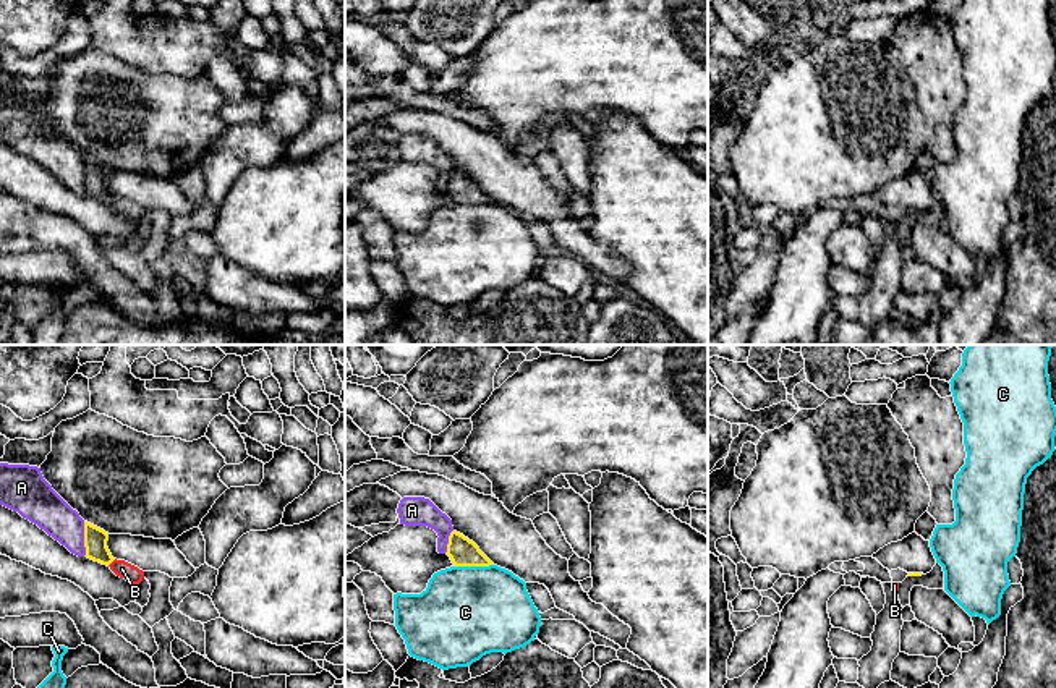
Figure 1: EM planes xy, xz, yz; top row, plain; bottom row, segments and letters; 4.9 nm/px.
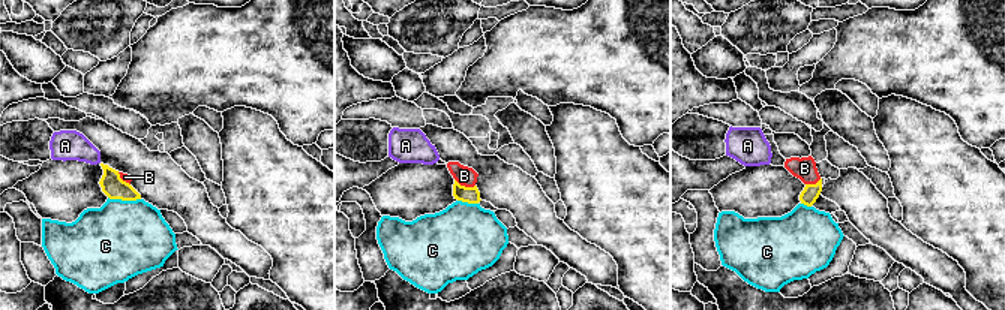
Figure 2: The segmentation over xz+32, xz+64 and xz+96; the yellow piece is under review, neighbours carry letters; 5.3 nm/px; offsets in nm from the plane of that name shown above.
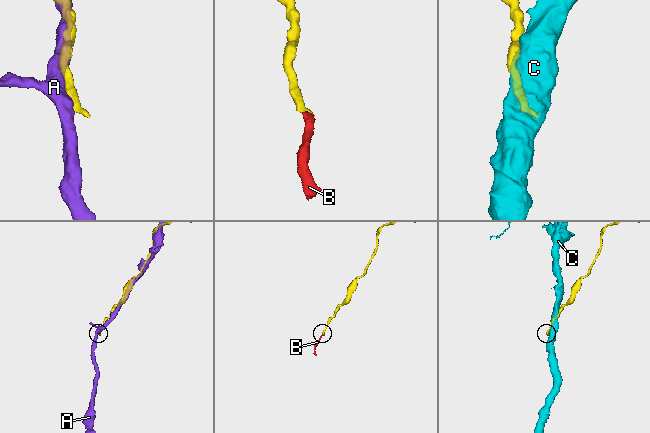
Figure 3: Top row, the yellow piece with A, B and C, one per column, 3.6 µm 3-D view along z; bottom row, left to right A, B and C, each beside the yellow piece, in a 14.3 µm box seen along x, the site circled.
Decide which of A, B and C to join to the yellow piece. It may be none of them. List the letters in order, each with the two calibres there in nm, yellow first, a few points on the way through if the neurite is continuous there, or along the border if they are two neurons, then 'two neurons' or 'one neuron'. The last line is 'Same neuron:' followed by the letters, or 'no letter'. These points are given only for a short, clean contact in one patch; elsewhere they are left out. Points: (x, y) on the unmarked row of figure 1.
A: 110 nm thick on the yellow side, 190 nm on the other; two neurons
B: 110 nm thick on the yellow side, 90 nm on the other; runs through xy (96, 177), (96, 185), (110, 199), (122, 206); one neuron
C: 140 nm thick on the yellow side, 460 nm on the other; two neurons
Same neuron: B

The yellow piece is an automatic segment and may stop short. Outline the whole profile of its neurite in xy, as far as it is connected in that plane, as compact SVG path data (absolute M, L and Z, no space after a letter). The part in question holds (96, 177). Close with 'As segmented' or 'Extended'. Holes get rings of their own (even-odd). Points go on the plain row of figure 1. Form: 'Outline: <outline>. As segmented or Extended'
Outline: M84 159L84 194L107 202L117 214L125 215L128 220L139 222L144 215L144 209L125 197L113 196L107 185L107 178L109 170Z. Extended

